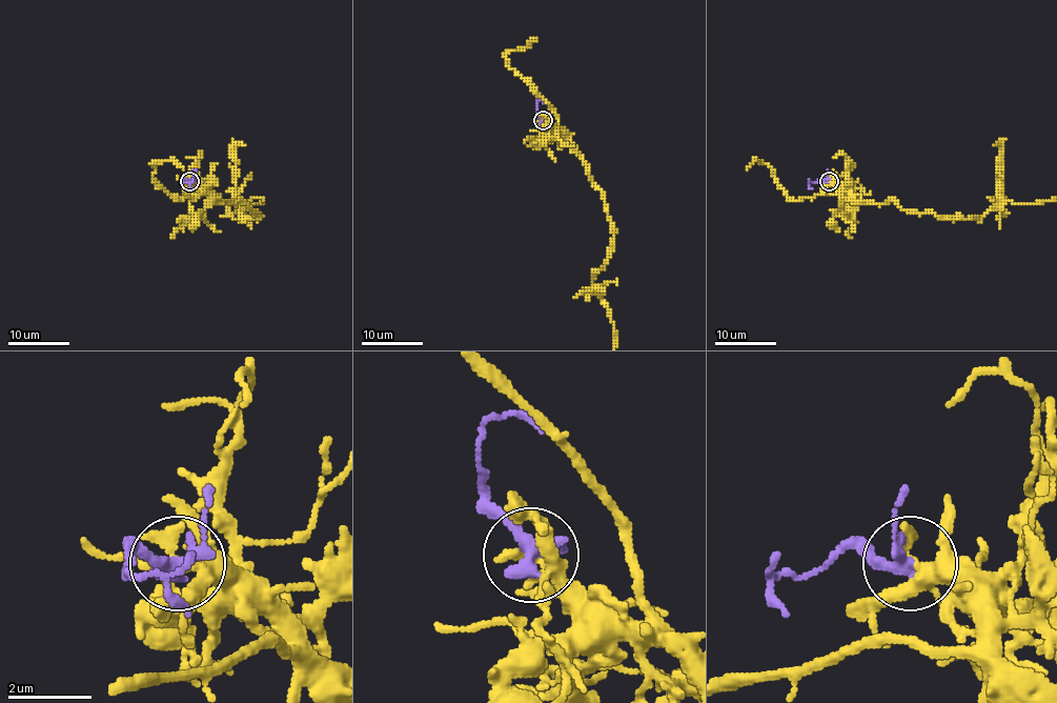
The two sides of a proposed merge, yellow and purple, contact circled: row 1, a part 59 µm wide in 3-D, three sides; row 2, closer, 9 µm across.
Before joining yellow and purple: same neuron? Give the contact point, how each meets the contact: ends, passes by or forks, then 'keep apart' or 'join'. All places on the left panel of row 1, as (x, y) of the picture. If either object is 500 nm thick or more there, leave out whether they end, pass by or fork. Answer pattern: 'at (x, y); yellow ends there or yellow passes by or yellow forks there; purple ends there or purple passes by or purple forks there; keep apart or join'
at (189, 181); yellow forks there; purple passes by; keep apart

